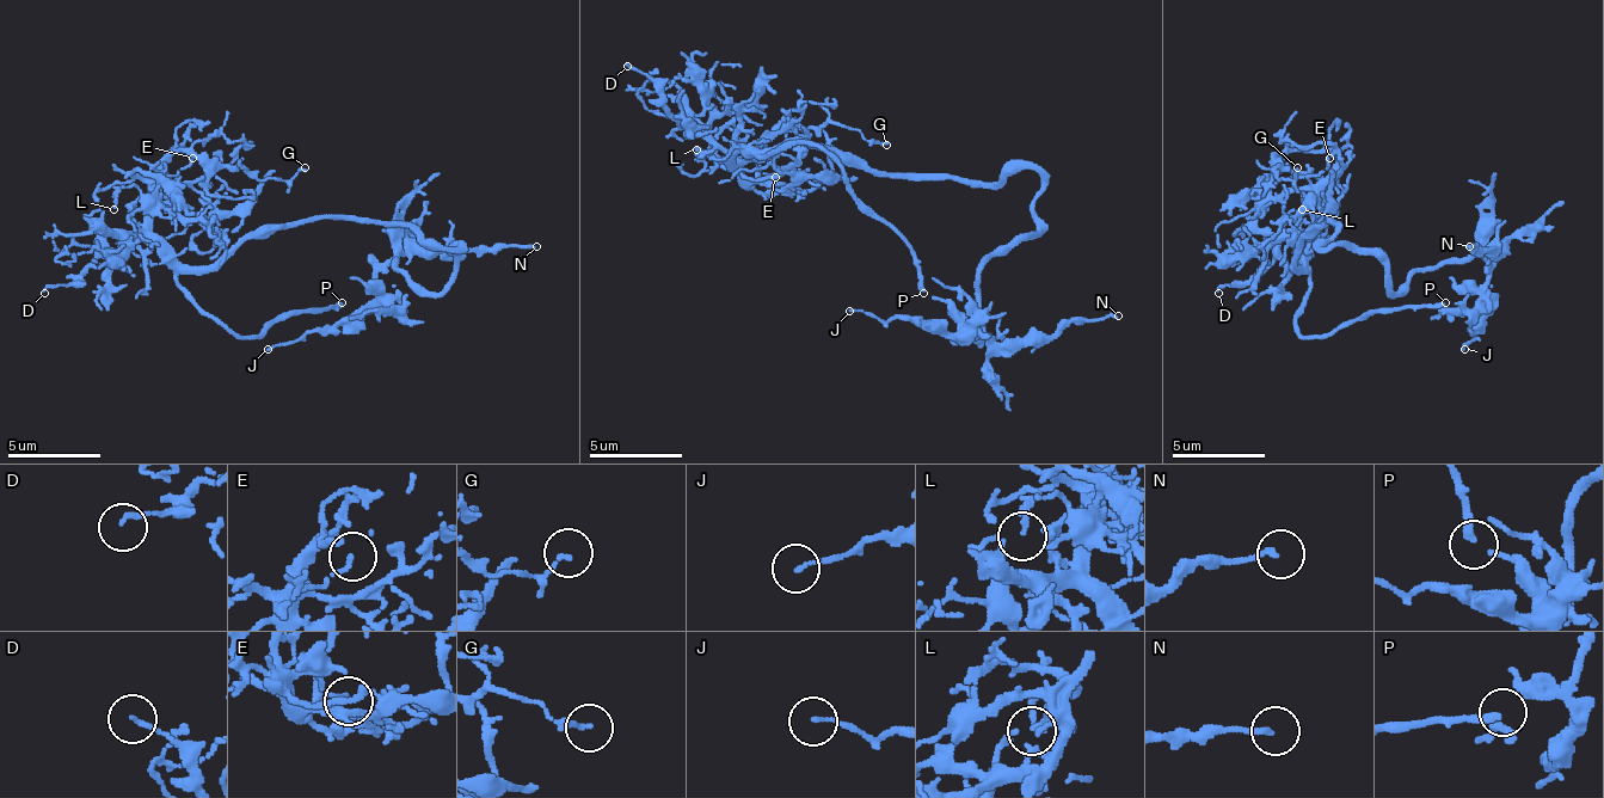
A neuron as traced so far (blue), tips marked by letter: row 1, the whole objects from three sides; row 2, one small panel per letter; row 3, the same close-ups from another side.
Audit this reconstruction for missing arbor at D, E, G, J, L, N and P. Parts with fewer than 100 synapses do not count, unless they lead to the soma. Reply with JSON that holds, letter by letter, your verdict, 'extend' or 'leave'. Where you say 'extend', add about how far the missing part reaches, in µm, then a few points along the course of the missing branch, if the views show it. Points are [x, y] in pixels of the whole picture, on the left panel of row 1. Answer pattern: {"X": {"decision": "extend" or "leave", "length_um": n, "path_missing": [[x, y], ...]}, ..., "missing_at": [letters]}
{"D": {"decision": "leave"}, "E": {"decision": "leave"}, "G": {"decision": "leave"}, "J": {"decision": "leave"}, "L": {"decision": "leave"}, "N": {"decision": "leave"}, "P": {"decision": "extend", "length_um": 35, "path_missing": [[342, 302], [369, 311], [397, 335], [383, 362], [475, 450]]}, "missing_at": ["P"]}

